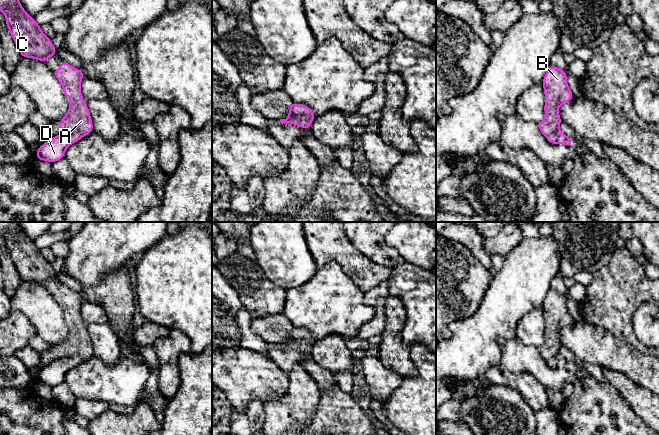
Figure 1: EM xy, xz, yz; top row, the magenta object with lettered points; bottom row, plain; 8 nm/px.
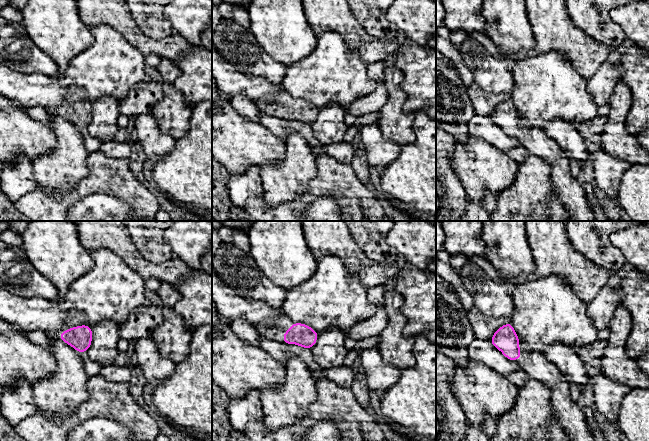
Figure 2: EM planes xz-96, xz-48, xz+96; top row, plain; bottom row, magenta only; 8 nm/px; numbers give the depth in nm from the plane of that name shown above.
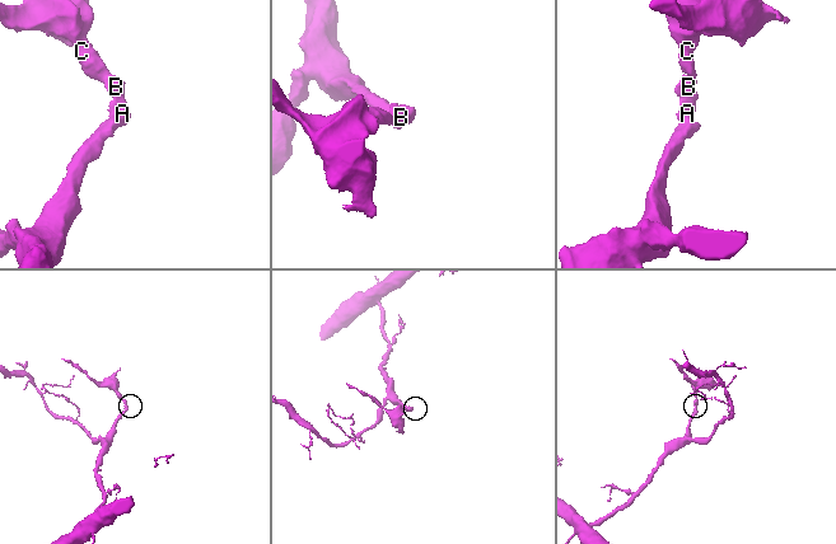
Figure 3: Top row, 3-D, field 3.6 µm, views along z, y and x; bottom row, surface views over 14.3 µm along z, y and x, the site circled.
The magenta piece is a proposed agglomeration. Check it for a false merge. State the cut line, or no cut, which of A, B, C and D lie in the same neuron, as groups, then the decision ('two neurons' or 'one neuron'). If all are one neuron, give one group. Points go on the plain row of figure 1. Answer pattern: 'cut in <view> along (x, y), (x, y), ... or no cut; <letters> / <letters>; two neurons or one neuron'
cut in xz along (289, 339), (303, 339), (310, 345); A B C / D; two neurons

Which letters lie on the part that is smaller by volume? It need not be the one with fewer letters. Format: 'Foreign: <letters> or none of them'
Foreign: A, B, C

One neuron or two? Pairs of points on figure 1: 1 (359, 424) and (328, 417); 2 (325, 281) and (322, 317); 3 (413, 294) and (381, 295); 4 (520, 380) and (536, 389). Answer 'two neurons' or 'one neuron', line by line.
1: one neuron
2: one neuron
3: two neurons
4: one neuron

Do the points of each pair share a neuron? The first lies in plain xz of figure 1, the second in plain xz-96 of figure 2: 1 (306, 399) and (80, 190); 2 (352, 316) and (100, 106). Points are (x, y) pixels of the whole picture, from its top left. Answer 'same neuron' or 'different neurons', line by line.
1: different neurons
2: different neurons

